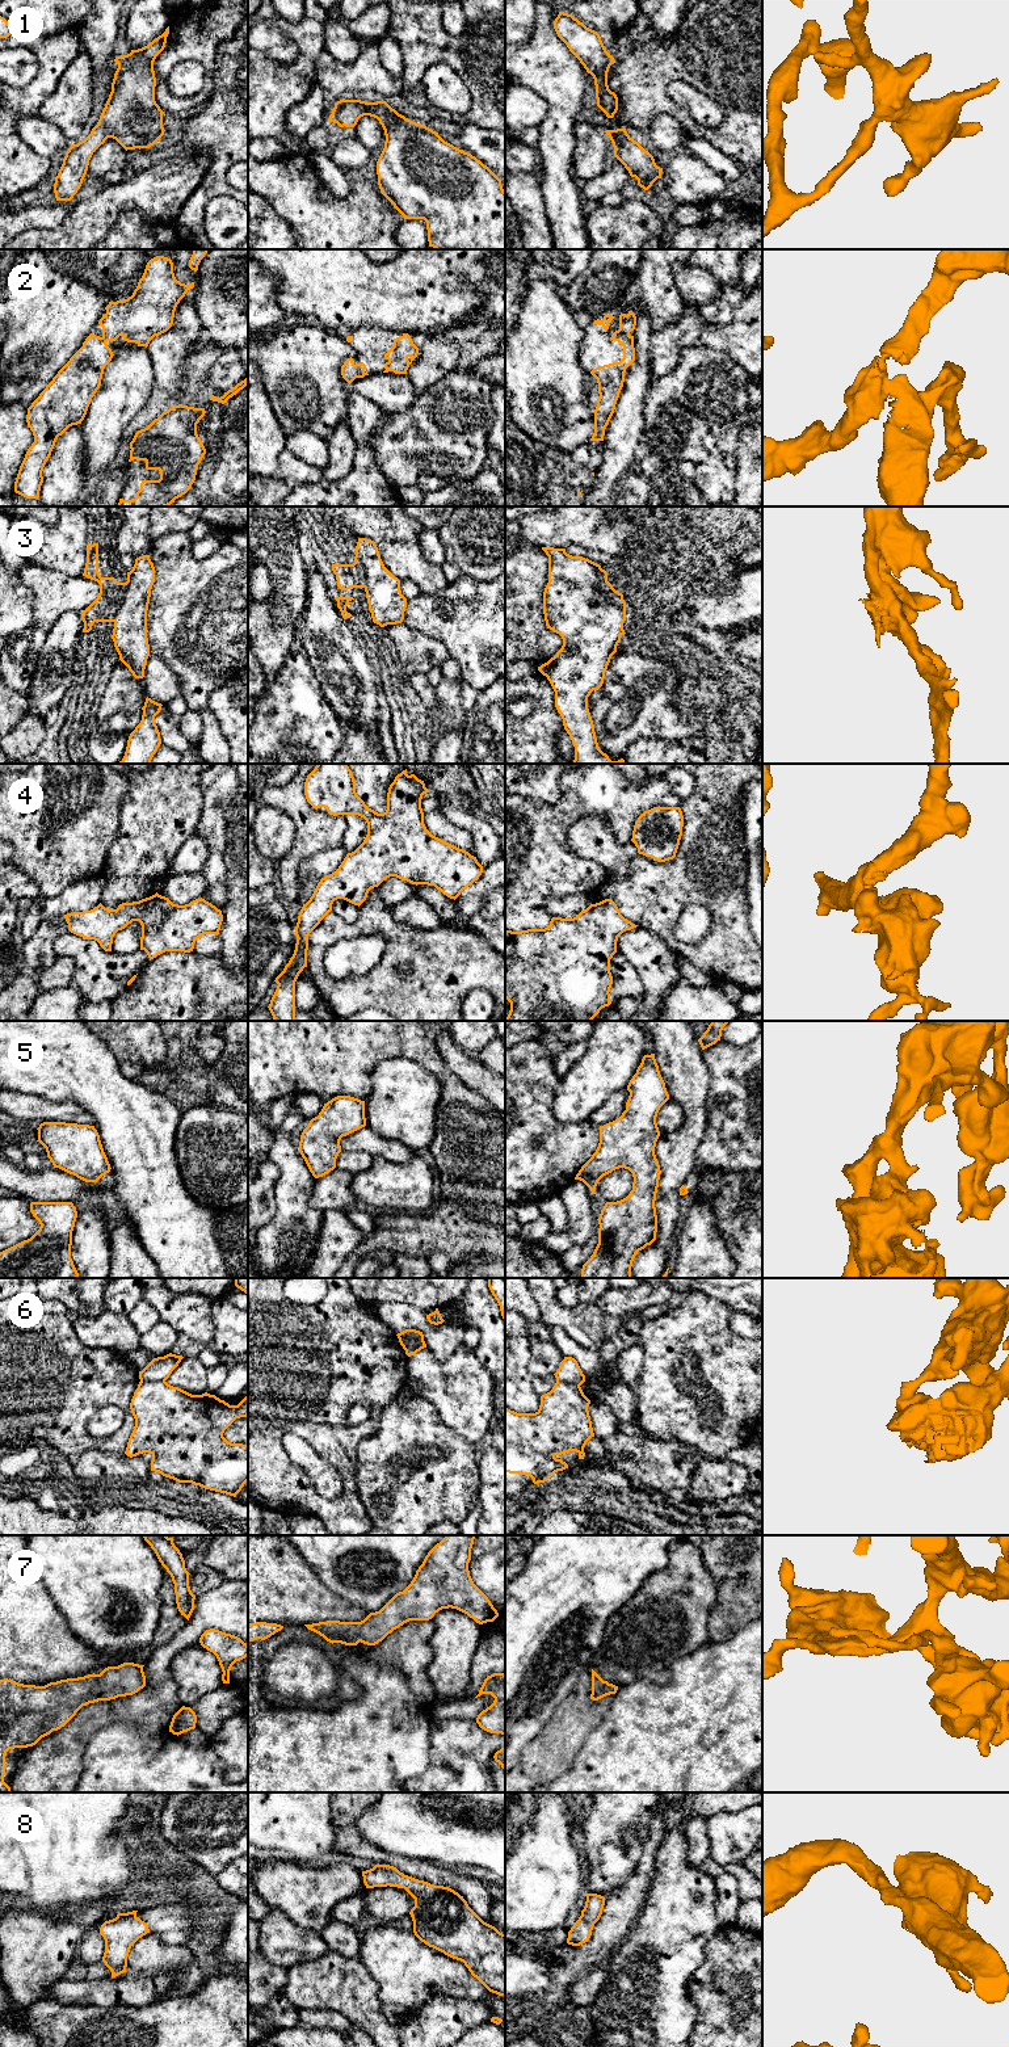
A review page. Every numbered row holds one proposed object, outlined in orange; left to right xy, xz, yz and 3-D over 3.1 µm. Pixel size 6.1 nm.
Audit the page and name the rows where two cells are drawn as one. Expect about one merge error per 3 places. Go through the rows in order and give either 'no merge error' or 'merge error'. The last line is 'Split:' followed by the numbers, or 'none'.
1: no merge error
2: no merge error
3: no merge error
4: no merge error
5: no merge error
6: merge error
7: no merge error
8: no merge error
Split: 6

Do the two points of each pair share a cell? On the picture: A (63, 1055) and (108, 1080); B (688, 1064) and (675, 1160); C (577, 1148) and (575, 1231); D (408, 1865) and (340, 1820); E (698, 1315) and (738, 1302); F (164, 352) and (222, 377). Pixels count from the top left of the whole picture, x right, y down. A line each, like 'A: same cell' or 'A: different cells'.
A: same cell
B: same cell
C: different cells
D: same cell
E: different cells
F: different cells

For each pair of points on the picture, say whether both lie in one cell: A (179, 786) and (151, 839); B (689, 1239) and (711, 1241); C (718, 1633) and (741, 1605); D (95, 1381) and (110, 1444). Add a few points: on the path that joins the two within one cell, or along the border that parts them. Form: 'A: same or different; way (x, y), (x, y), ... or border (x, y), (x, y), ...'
A: same; way (167, 799), (152, 826)
B: same; way (694, 1241), (706, 1241)
C: same; way (722, 1626), (735, 1612)
D: same; way (88, 1400), (82, 1409), (82, 1432), (91, 1441)

